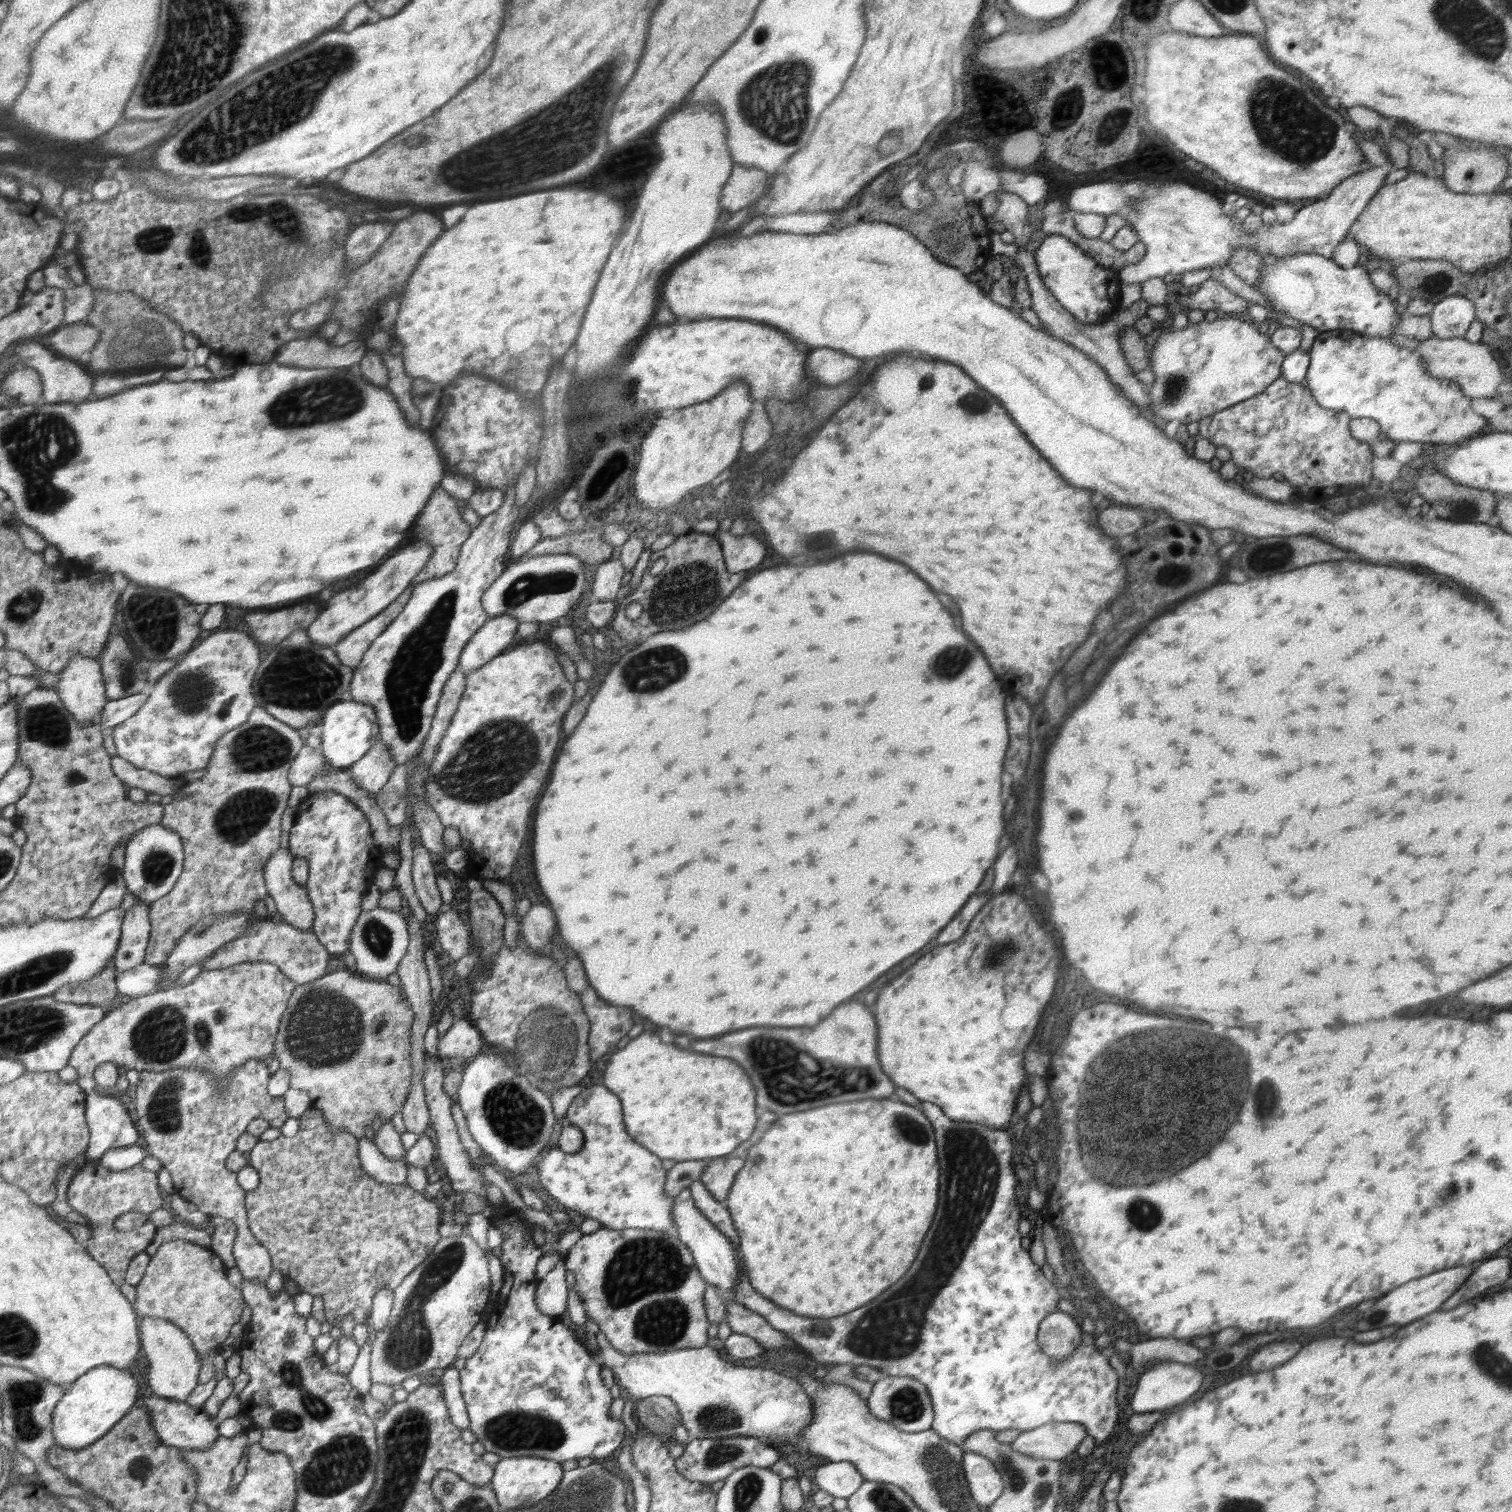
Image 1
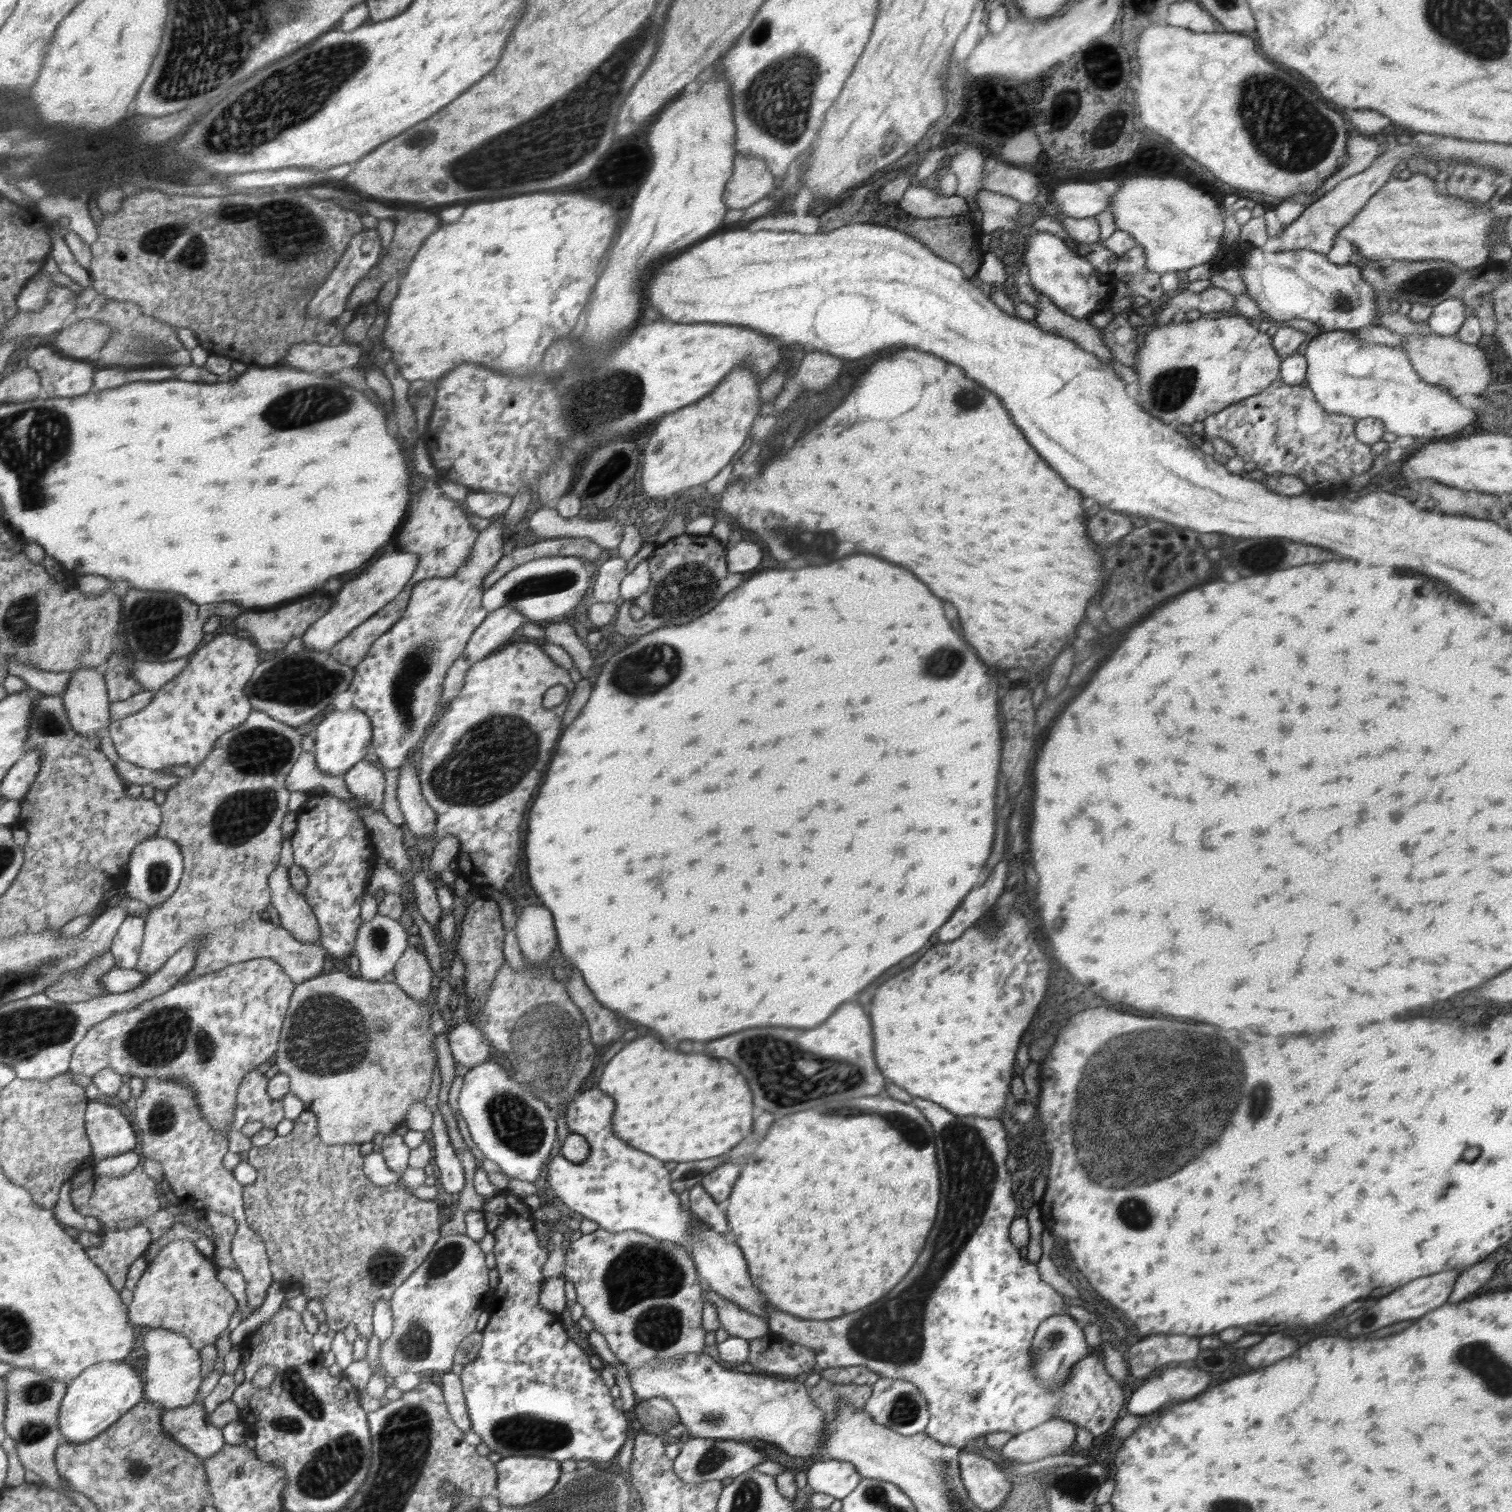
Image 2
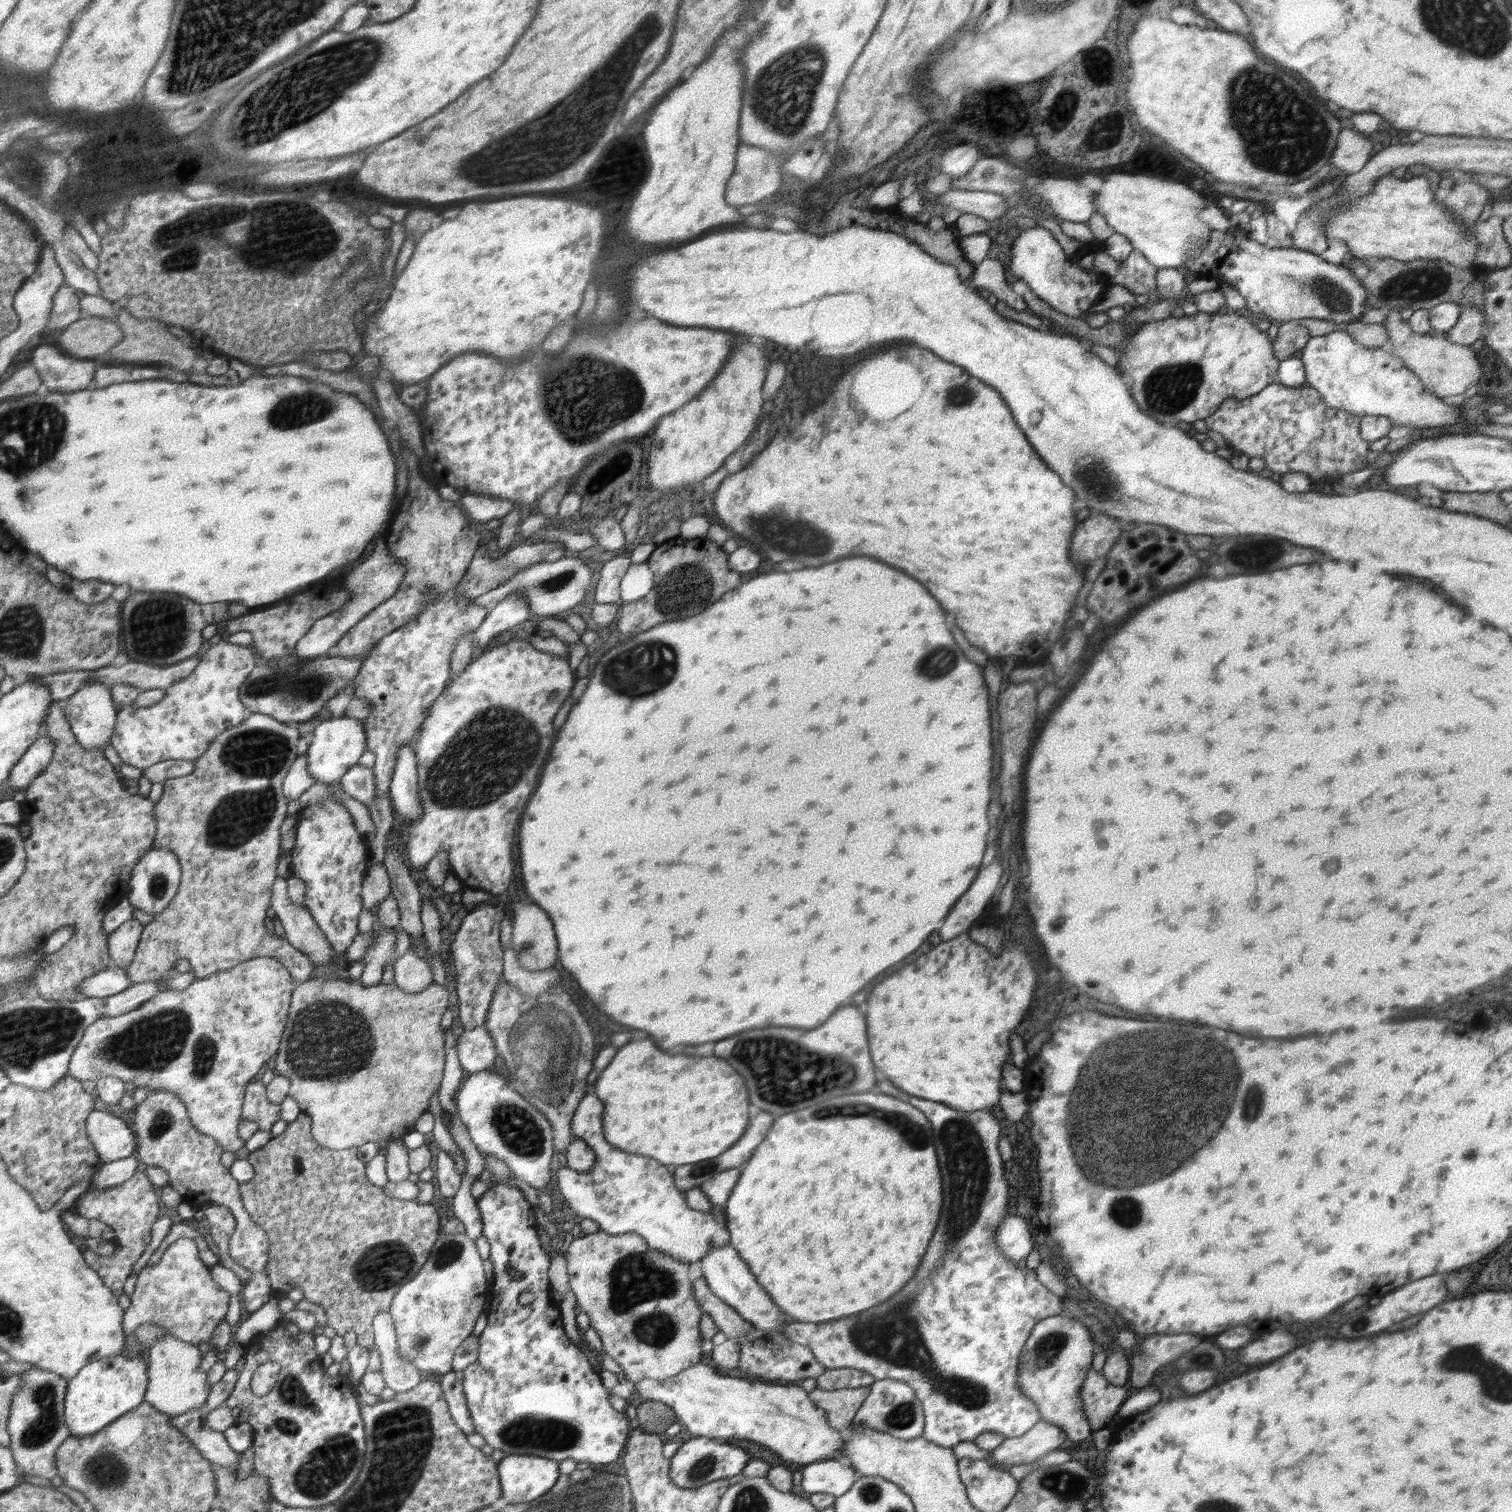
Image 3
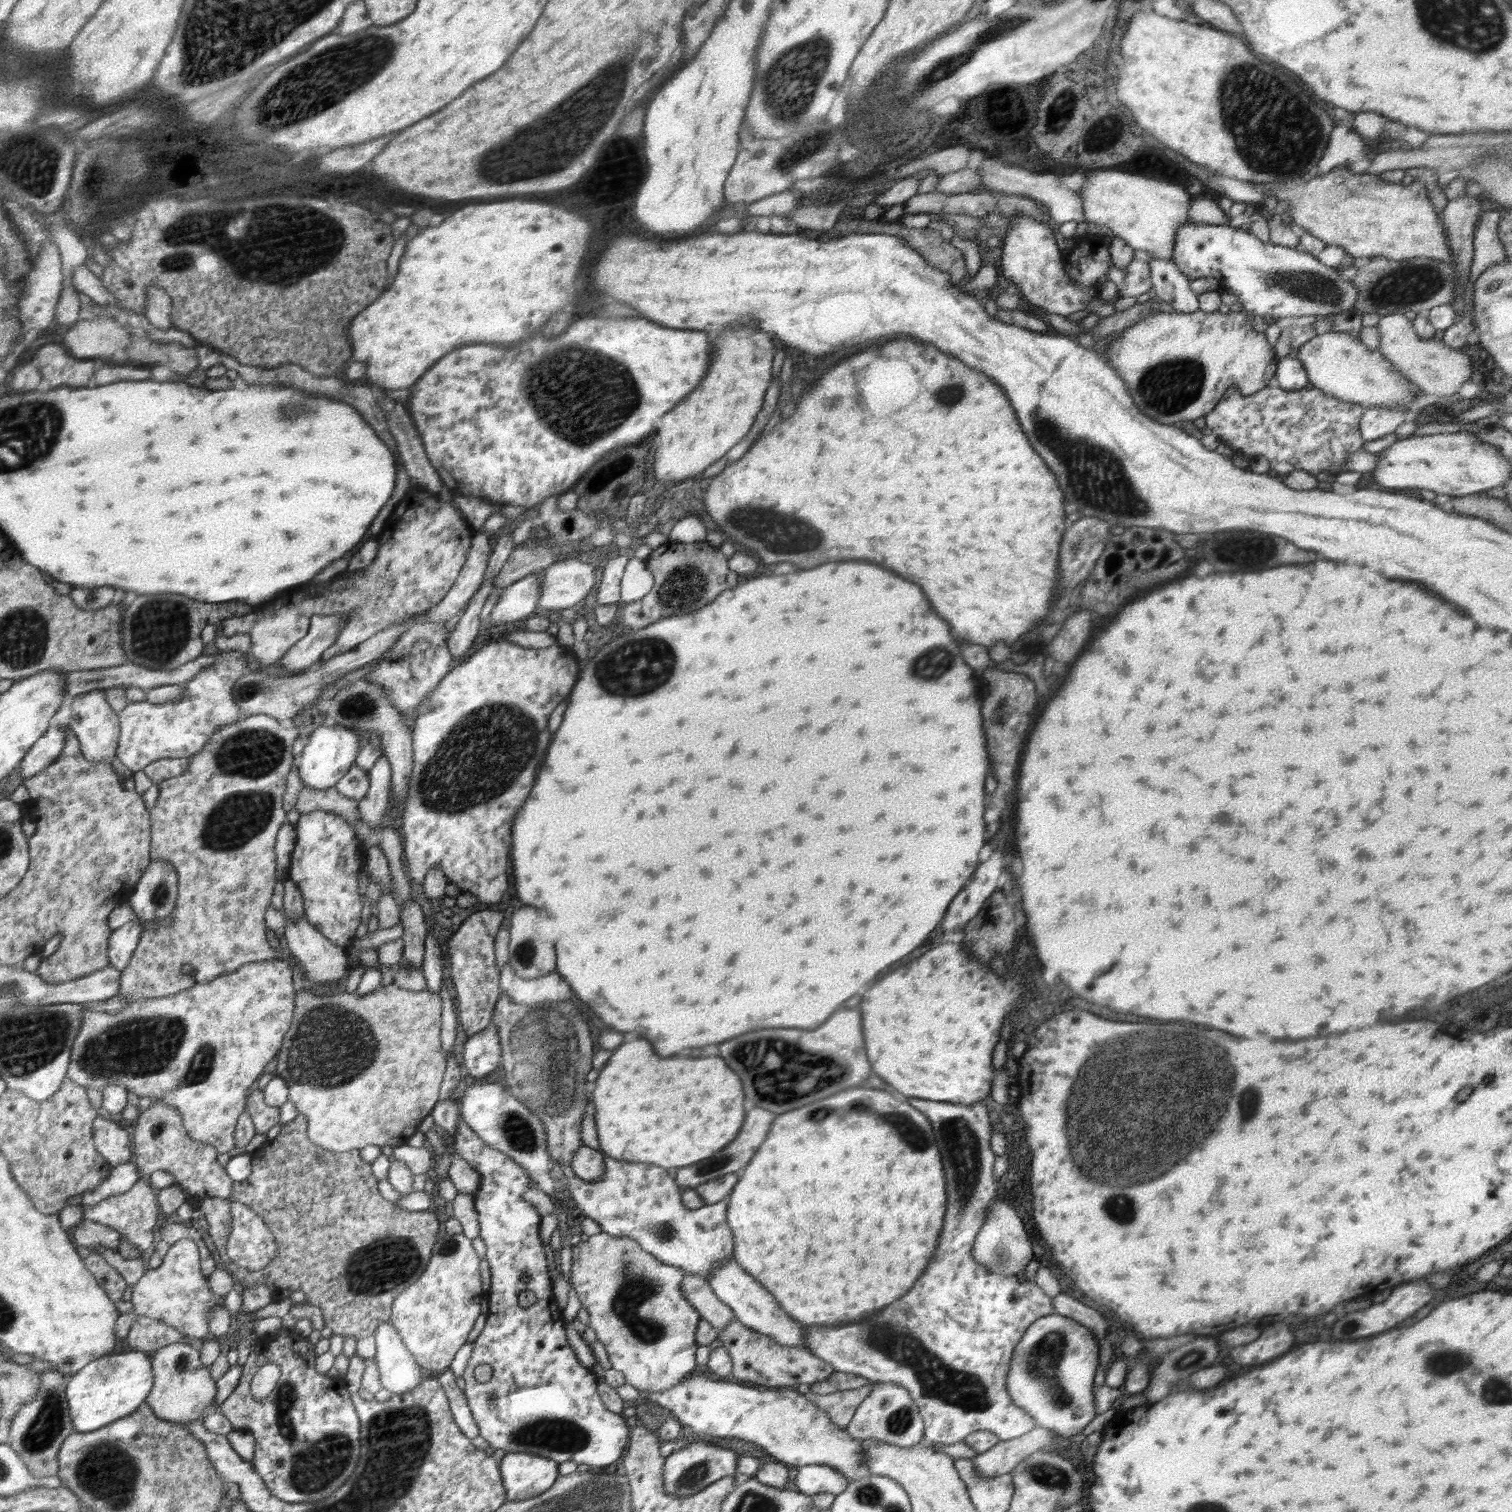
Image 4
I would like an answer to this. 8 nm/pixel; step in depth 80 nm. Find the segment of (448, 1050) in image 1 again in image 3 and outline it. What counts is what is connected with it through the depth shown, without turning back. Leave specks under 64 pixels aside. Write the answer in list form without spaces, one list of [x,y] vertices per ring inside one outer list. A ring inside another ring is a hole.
[[[484,1027],[465,1030],[457,1039],[457,1055],[466,1074],[483,1072],[494,1064],[496,1051],[489,1030]]]

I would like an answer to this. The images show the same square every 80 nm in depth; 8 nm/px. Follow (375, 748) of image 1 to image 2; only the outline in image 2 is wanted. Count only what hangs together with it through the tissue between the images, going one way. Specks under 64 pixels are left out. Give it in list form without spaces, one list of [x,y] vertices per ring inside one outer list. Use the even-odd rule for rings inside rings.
[[[366,759],[359,760],[345,772],[346,788],[361,804],[383,812],[384,772]]]

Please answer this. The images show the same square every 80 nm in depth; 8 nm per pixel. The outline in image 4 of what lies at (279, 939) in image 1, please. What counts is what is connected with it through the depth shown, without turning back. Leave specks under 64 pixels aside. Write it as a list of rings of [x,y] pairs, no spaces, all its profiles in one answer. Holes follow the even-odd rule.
[[[267,714],[240,718],[234,724],[220,728],[203,750],[188,757],[185,772],[158,783],[159,794],[152,808],[156,834],[151,834],[151,862],[176,862],[176,872],[180,870],[180,898],[168,916],[172,924],[146,928],[130,963],[122,972],[119,994],[129,1002],[168,996],[168,978],[178,976],[184,964],[192,964],[192,975],[197,984],[236,973],[249,963],[274,959],[298,965],[304,980],[307,973],[304,966],[292,953],[289,960],[281,951],[270,947],[264,932],[265,912],[277,883],[275,844],[278,830],[286,820],[282,796],[286,776],[291,773],[292,762],[295,762],[292,744],[296,736],[298,728],[282,728],[279,719]]]

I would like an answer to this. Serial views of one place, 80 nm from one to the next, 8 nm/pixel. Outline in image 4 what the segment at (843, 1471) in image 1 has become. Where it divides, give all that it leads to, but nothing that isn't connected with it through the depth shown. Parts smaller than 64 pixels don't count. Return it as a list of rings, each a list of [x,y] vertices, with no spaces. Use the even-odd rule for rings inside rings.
[[[812,1464],[798,1469],[794,1484],[804,1495],[830,1493],[836,1496],[848,1488],[849,1479],[830,1466]]]

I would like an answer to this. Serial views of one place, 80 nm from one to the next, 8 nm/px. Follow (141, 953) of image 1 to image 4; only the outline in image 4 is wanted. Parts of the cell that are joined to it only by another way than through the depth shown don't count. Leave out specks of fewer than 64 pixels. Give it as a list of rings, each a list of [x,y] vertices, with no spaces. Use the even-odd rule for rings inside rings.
[[[136,920],[127,922],[126,925],[120,926],[111,933],[107,955],[110,958],[110,964],[118,971],[123,972],[126,965],[130,963],[145,929],[144,925]]]

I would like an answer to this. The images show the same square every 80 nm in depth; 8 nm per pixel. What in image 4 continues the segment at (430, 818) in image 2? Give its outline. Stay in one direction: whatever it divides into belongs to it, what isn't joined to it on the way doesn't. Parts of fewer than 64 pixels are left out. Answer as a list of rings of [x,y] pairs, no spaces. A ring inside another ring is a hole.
[[[366,677],[358,678],[356,682],[346,684],[331,699],[325,714],[327,714],[328,723],[350,726],[352,730],[360,731],[360,734],[364,734],[366,730],[379,734],[379,738],[382,738],[383,744],[385,744],[381,752],[386,751],[386,757],[390,759],[392,802],[404,804],[407,799],[407,782],[411,777],[413,763],[411,731],[405,723],[400,709],[389,699],[385,690],[369,683]]]

